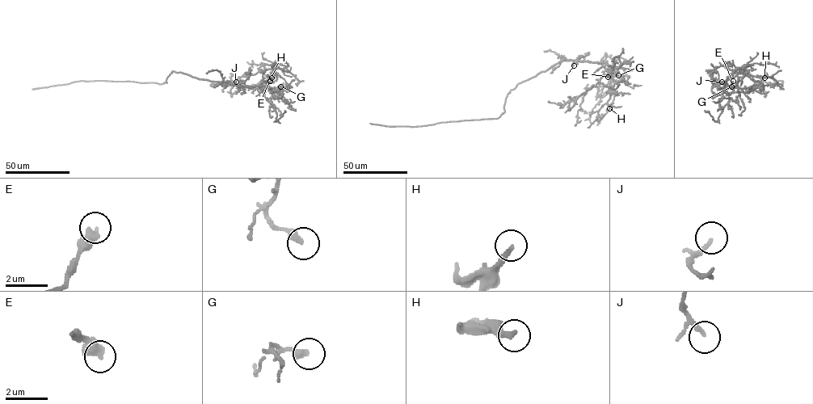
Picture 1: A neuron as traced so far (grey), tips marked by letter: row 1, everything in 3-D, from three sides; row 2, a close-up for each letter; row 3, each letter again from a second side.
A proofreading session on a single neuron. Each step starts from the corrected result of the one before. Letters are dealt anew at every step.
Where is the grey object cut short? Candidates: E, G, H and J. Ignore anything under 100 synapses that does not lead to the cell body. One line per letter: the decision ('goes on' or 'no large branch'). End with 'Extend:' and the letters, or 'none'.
E: no large branch
G: no large branch
H: no large branch
J: no large branch
Extend: none

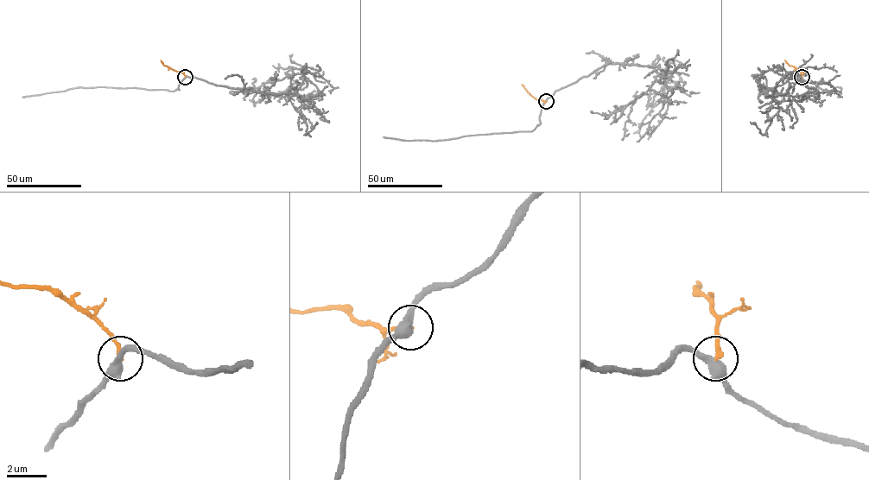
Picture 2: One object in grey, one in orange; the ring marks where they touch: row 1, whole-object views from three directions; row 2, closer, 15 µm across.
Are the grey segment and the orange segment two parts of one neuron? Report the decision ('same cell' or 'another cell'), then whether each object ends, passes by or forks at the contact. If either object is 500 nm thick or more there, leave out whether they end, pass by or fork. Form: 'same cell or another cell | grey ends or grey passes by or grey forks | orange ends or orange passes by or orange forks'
another cell | grey passes by | orange ends

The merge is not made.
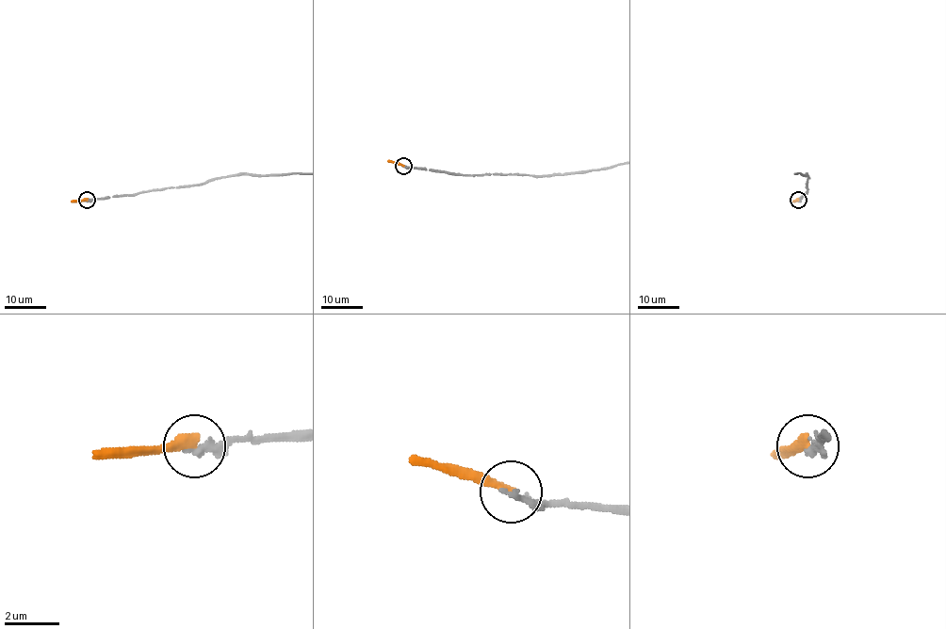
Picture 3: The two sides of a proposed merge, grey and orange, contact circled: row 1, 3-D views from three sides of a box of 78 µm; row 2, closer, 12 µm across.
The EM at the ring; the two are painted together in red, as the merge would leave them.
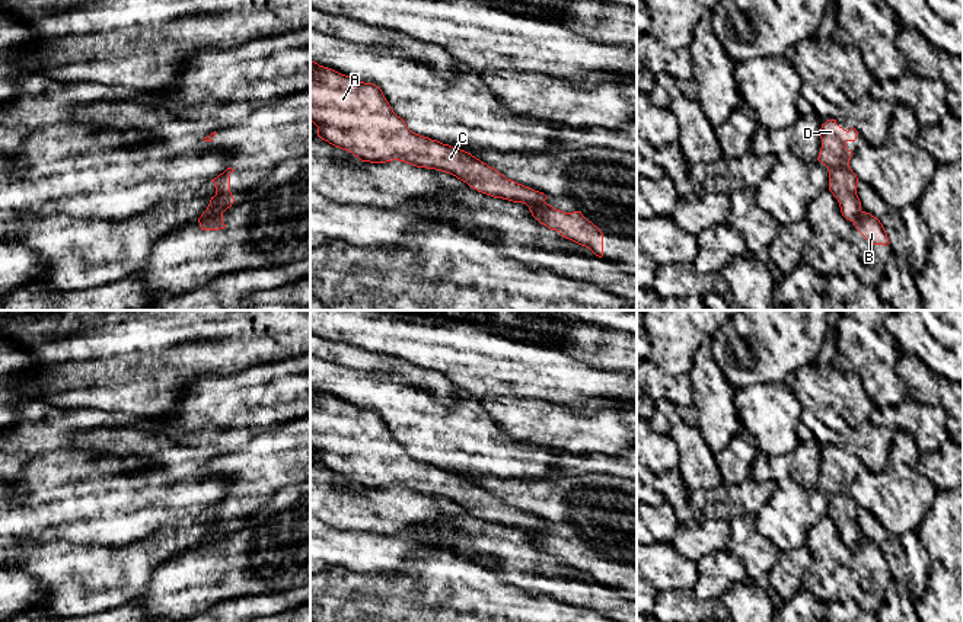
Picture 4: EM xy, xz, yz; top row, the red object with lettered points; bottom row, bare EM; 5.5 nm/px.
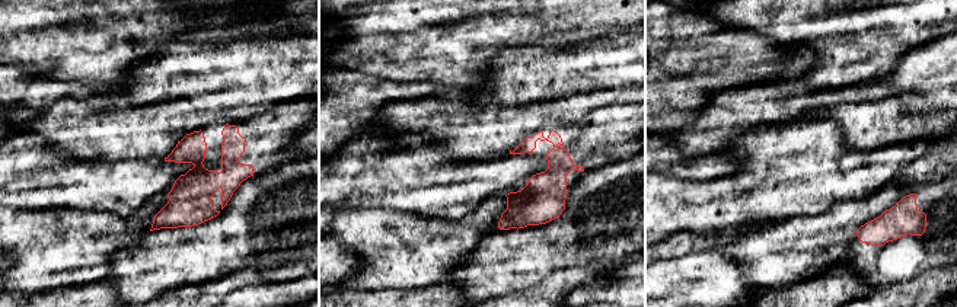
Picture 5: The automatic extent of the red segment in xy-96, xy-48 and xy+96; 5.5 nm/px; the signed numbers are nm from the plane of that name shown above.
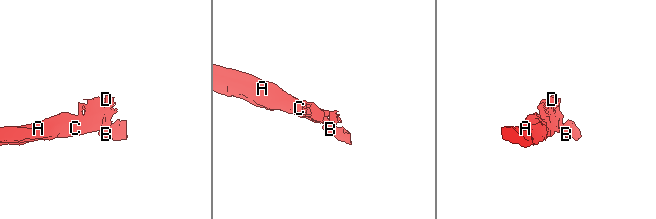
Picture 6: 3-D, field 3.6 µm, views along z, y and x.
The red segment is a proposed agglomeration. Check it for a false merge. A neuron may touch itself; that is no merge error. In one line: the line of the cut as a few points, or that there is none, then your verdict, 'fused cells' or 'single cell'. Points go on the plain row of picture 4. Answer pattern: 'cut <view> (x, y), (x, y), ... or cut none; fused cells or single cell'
cut xy (222, 539), (198, 546); fused cells

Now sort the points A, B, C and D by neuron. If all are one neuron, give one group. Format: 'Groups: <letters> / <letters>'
Groups: A C D / B

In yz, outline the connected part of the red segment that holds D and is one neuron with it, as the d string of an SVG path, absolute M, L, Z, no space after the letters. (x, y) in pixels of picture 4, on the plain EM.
M828 446L822 450L822 475L817 487L829 497L829 517L838 526L842 542L854 548L861 539L861 527L857 521L858 504L849 492L852 478L846 475L848 468L855 468L858 457L849 457Z

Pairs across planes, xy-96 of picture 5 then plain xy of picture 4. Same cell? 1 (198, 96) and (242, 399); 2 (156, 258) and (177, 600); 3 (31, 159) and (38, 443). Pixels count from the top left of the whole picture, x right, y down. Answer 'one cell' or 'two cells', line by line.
1: one cell
2: one cell
3: two cells

